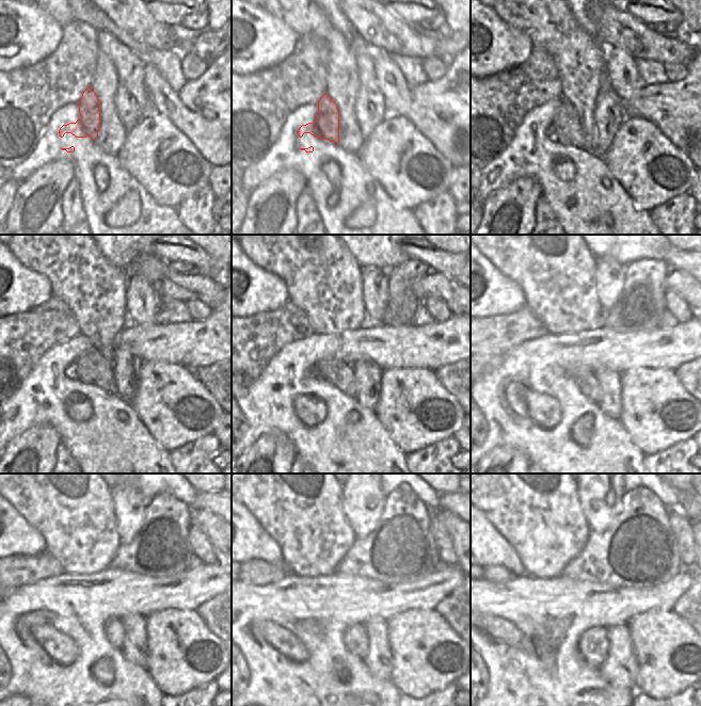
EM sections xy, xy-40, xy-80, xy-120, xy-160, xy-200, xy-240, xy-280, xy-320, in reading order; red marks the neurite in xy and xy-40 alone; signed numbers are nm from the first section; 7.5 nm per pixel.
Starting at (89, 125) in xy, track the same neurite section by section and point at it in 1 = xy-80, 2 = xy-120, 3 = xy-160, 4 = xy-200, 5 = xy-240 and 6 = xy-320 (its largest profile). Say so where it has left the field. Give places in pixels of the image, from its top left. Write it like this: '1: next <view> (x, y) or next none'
1: next xy-80 (567, 126)
2: next xy-120 (92, 367)
3: next xy-160 (332, 369)
4: next xy-200 (587, 382)
5: next xy-240 (114, 628)
6: next xy-320 (593, 645)

